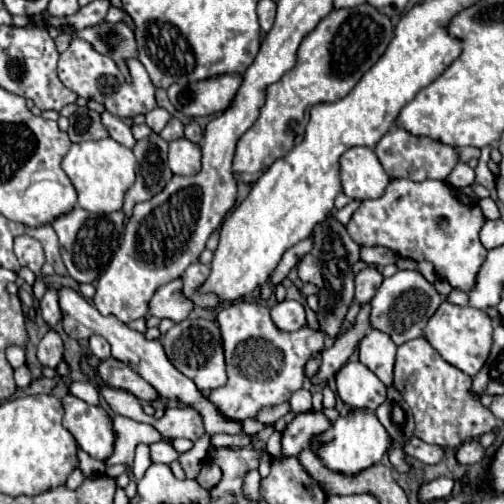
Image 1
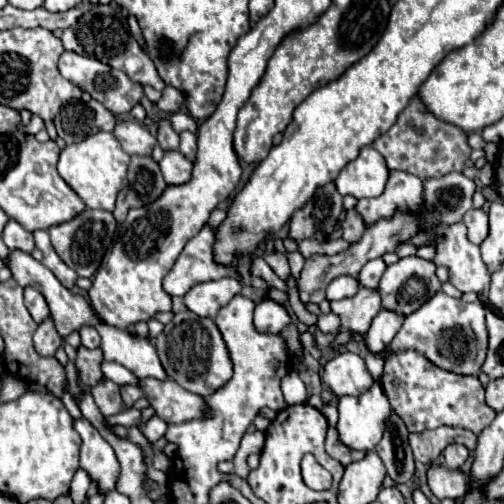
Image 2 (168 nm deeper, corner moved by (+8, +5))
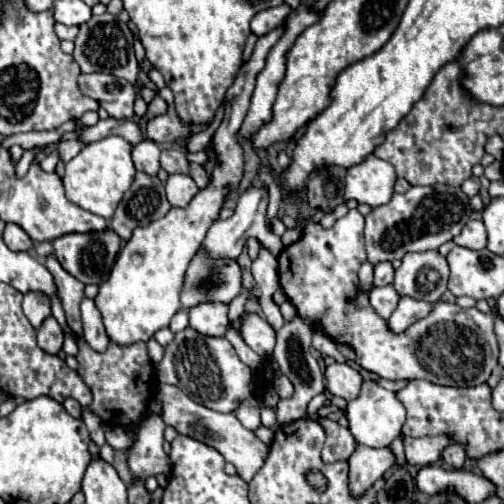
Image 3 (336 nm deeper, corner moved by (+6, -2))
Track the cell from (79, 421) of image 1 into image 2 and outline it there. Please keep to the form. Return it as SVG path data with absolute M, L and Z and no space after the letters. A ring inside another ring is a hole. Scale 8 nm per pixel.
M76 420L74 428L82 438L80 448L80 468L90 476L90 480L98 482L98 492L106 494L116 488L116 480L120 476L120 462L112 446L98 434L98 430L88 420Z

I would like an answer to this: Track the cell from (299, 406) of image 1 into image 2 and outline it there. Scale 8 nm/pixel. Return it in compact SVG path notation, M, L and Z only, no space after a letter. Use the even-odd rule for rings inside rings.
M292 370L284 376L282 380L282 392L284 392L284 398L286 398L286 404L304 404L308 394L306 394L306 386L304 382L300 380L298 372Z

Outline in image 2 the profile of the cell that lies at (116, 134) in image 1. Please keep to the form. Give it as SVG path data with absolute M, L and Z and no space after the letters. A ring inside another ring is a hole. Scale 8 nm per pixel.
M136 120L118 122L114 136L130 156L150 156L156 146L156 138L150 134L150 130Z

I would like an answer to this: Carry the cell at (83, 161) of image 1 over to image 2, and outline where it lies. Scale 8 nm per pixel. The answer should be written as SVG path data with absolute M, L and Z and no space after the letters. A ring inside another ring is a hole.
M98 132L84 138L82 142L66 146L58 160L58 172L64 178L64 182L84 200L88 208L112 212L116 196L122 188L128 164L130 164L130 156L120 148L120 142L116 140L116 136L112 132Z

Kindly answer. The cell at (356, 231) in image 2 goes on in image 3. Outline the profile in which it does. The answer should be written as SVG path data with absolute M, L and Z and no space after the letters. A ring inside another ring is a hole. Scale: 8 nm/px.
M352 209L330 229L322 229L318 223L312 221L306 225L304 235L296 243L286 247L278 257L280 285L302 317L310 319L314 325L320 325L334 341L350 345L356 351L356 363L382 379L428 379L432 383L452 387L476 387L486 383L498 359L498 345L492 331L494 313L480 313L478 309L462 309L456 303L438 301L424 319L412 323L404 333L394 335L388 331L384 319L378 317L376 311L370 307L368 293L356 291L358 269L364 261L364 217L356 209Z

